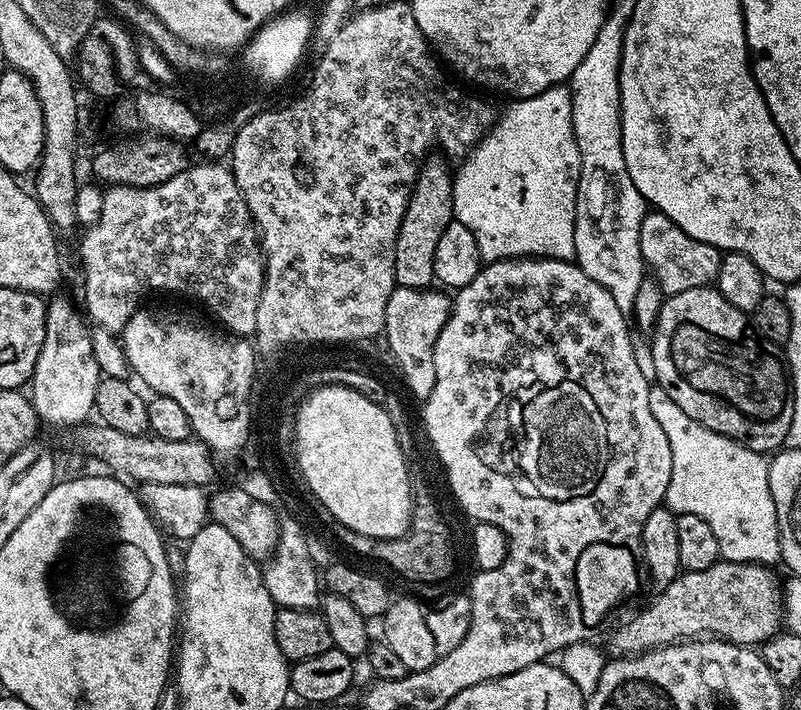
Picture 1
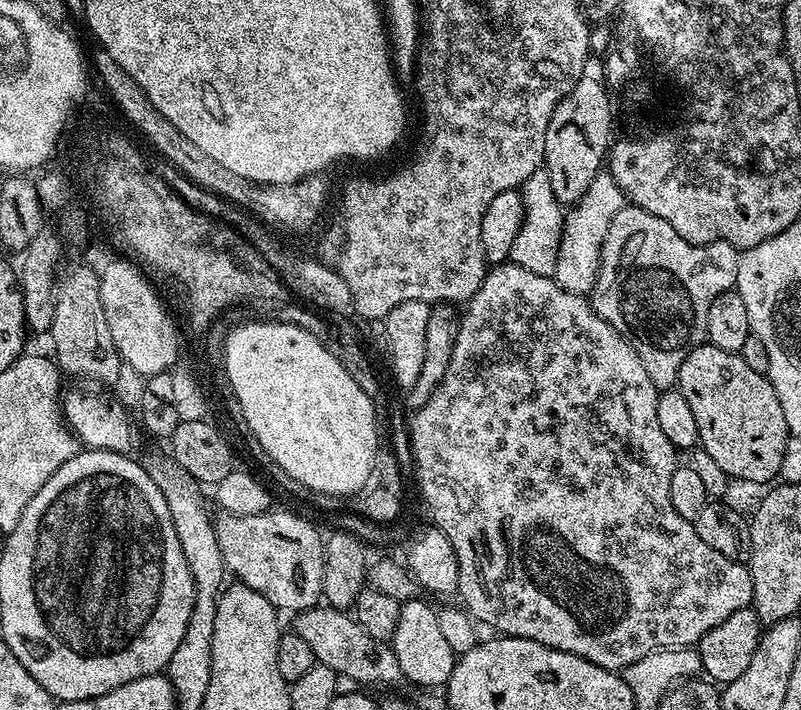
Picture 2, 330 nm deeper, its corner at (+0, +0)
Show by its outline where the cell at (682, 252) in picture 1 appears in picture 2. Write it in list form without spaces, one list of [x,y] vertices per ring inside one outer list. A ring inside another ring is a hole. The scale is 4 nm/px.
[[[625,206],[614,214],[614,222],[610,222],[610,230],[606,230],[600,269],[590,293],[590,303],[602,319],[610,322],[610,326],[614,326],[614,330],[618,330],[618,334],[634,346],[657,390],[668,390],[676,384],[688,353],[705,343],[706,314],[710,314],[714,298],[735,289],[739,261],[740,252],[726,242],[691,244],[678,234],[678,230],[674,230],[674,226],[670,226],[670,222],[662,222],[662,218],[641,208]]]

